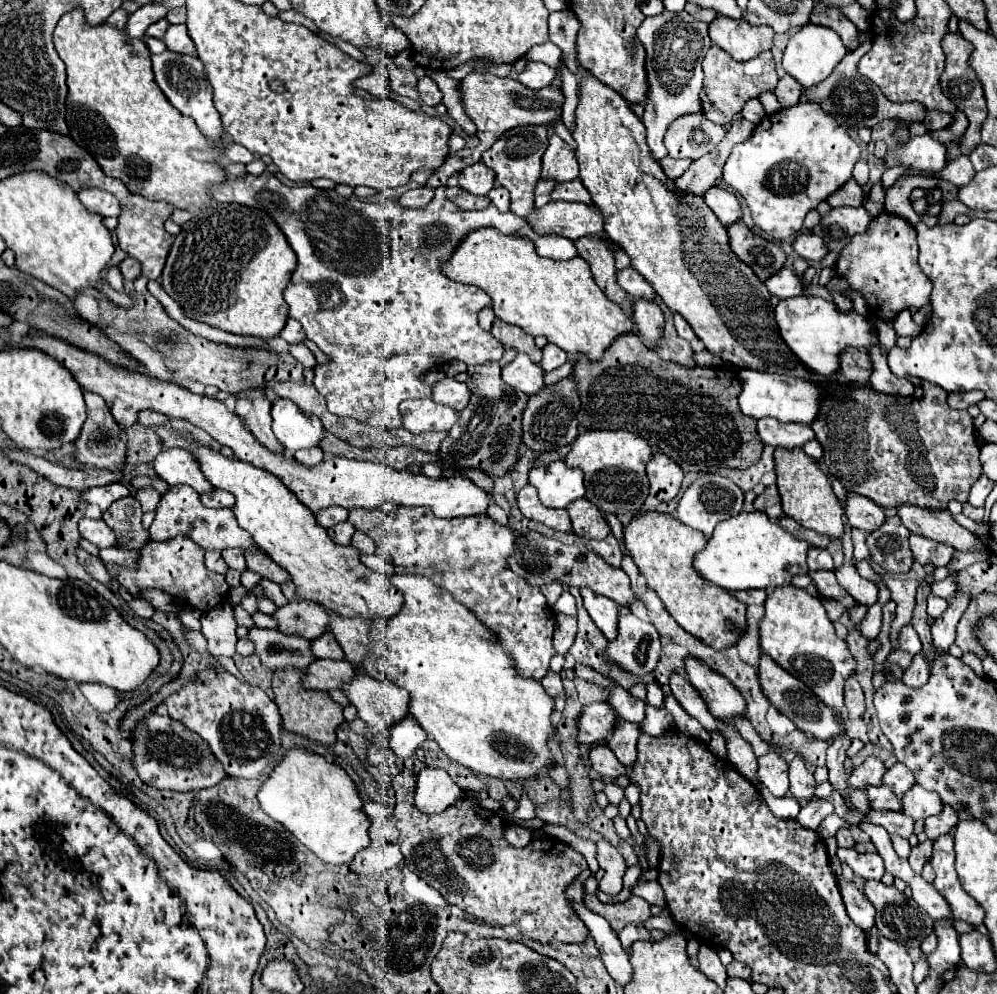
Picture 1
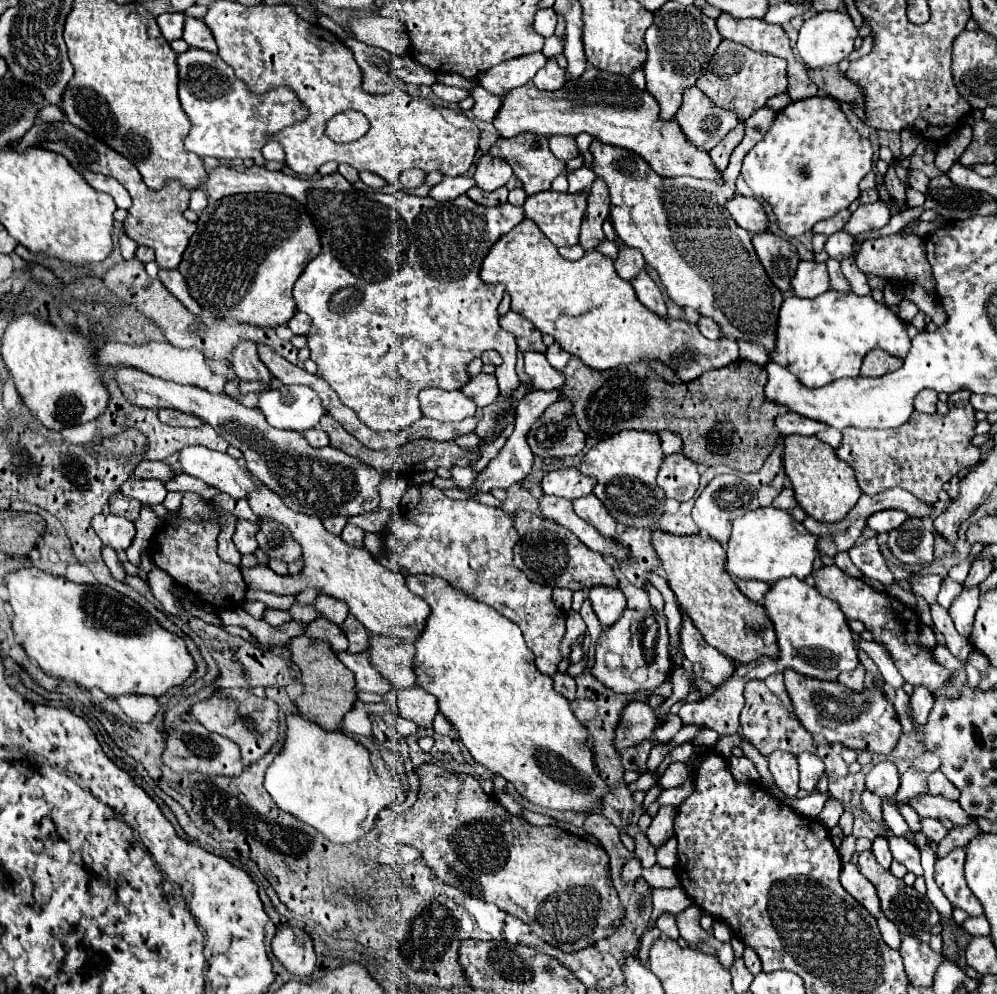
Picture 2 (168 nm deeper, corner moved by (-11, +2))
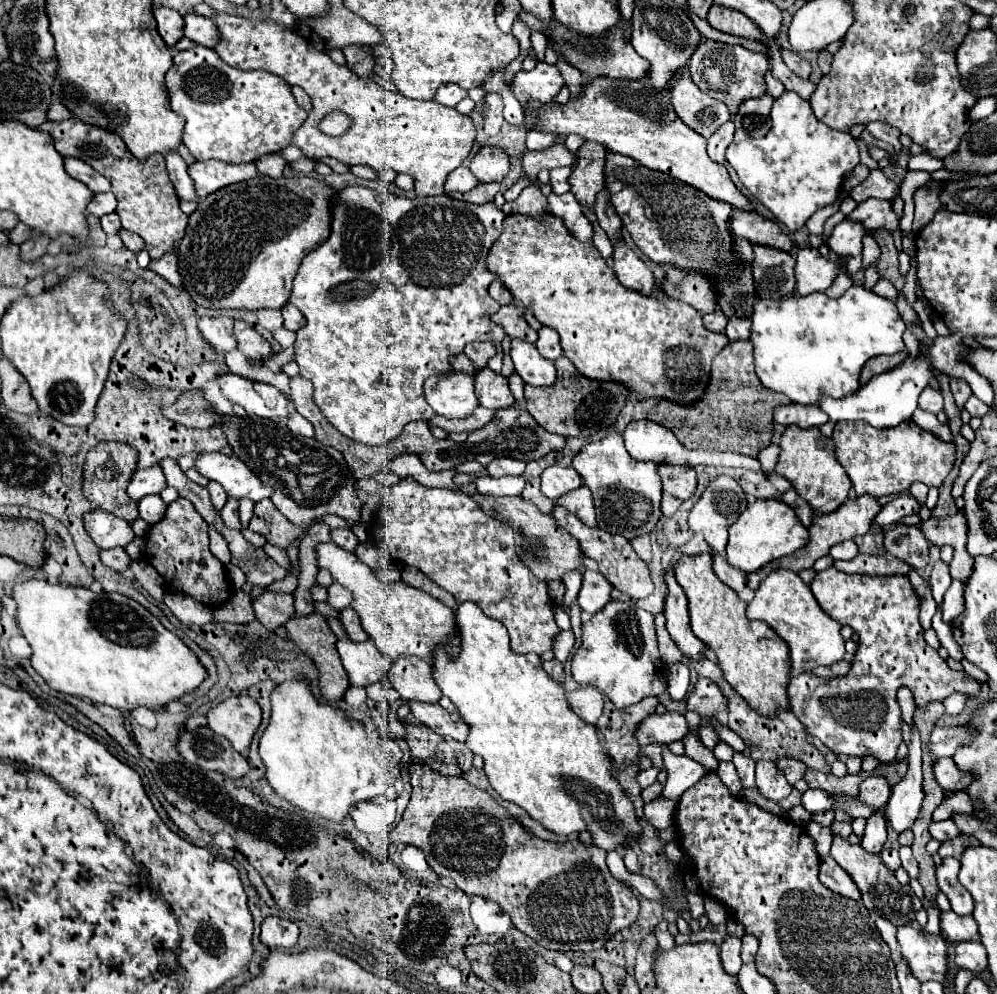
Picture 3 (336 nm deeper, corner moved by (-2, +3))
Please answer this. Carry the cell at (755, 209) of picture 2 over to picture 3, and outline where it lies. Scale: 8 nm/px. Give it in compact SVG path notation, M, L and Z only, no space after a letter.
M733 210L733 216L729 218L729 228L733 234L737 234L749 242L781 248L787 252L793 250L793 242L783 234L783 230L775 222L763 218L755 210L751 210L751 212Z

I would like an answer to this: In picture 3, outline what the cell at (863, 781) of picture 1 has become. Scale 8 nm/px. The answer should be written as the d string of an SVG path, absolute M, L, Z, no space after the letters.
M869 776L859 784L859 800L871 808L883 808L889 800L891 786L883 776Z

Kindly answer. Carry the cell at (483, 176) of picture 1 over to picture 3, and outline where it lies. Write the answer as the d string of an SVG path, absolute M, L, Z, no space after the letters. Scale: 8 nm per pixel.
M483 146L469 168L479 182L501 182L509 172L509 156L501 148Z

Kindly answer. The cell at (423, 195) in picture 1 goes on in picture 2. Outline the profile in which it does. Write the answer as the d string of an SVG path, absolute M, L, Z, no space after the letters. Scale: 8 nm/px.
M444 177L432 191L430 197L434 197L436 201L448 201L448 199L456 199L458 195L464 195L470 187L474 187L474 179L470 177Z

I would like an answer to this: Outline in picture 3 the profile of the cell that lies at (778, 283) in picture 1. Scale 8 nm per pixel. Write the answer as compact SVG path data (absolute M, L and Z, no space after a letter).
M803 248L797 252L795 264L795 294L807 296L811 292L825 292L837 276L839 264L823 258L815 248Z

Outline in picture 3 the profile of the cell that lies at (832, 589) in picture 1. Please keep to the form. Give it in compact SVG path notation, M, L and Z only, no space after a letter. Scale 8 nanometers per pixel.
M833 566L817 572L811 582L811 590L819 606L841 626L849 624L859 636L859 648L853 658L847 676L823 680L811 672L793 676L787 684L789 706L805 730L819 738L829 750L839 756L871 756L879 762L891 762L897 756L897 746L901 742L901 708L897 704L897 688L911 686L915 702L927 706L933 700L945 700L951 692L963 692L967 696L977 696L981 684L969 678L965 672L951 670L945 660L923 640L923 628L919 624L919 598L907 576L857 576L837 572Z

